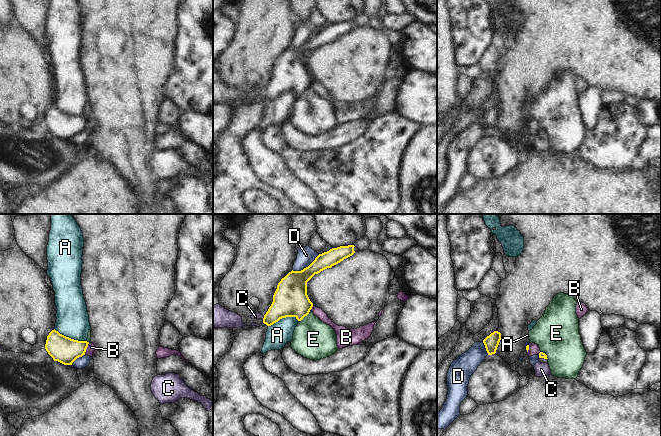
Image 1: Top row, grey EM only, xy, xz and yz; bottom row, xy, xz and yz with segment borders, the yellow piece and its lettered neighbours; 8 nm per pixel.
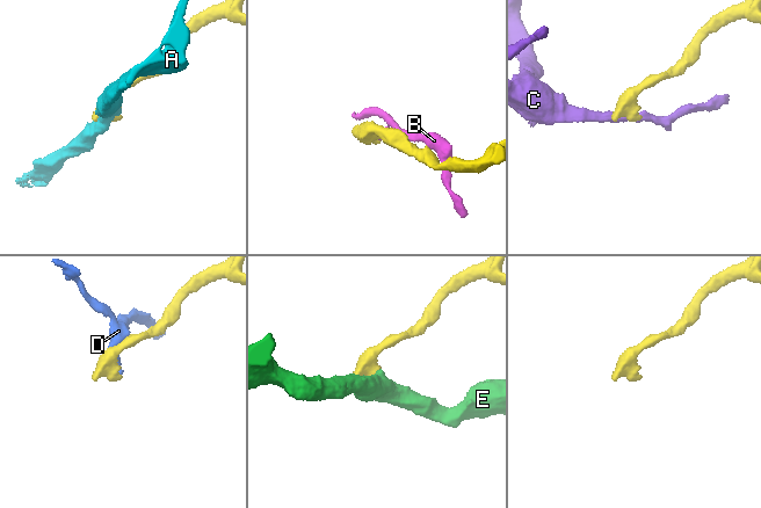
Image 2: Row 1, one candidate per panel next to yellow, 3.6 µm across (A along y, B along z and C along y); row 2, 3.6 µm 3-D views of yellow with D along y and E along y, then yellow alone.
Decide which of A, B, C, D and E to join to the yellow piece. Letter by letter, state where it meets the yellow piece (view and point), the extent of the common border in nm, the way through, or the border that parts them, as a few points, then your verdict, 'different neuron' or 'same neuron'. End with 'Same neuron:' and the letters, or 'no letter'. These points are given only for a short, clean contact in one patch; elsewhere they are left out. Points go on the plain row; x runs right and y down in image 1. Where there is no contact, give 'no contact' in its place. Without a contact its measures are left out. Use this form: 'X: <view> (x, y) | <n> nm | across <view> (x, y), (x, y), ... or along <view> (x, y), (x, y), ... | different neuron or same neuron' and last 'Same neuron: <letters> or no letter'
A: xz (283, 93) | 260 nm | along xz (299, 96), (294, 93), (282, 93), (268, 102) | different neuron
B: xy (86, 124) | 100 nm | along xy (89, 119), (84, 130) | different neuron
C: xz (263, 94) | 40 nm | along xz (264, 92), (262, 95) | different neuron
D: xz (306, 43) | 240 nm | different neuron
E: xz (306, 91) | 130 nm | along xz (310, 85), (300, 97) | different neuron
Same neuron: no letter

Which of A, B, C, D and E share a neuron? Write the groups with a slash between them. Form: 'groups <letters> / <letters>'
groups A / B D / C / E

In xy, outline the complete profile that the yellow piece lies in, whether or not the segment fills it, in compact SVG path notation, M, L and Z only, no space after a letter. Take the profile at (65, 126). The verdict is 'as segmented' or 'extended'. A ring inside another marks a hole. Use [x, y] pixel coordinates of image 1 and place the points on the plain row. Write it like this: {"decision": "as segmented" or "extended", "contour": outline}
{"decision": "as segmented", "contour": "M54 105L47 112L45 125L54 137L72 141L77 134L85 131L88 120L87 117L66 113Z"}

